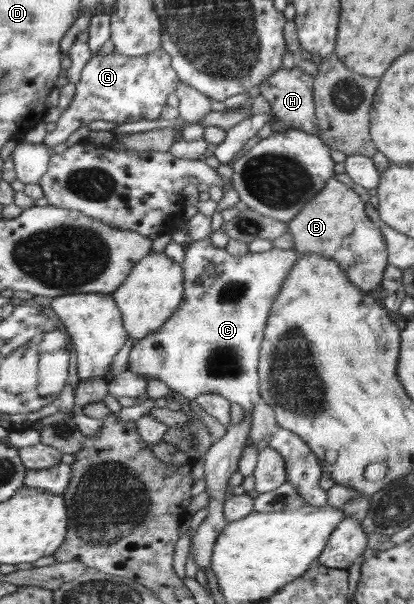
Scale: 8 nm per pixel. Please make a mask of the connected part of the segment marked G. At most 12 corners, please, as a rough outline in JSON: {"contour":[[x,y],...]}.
{"contour":[[163,47],[95,55],[44,143],[162,117],[181,83]]}

